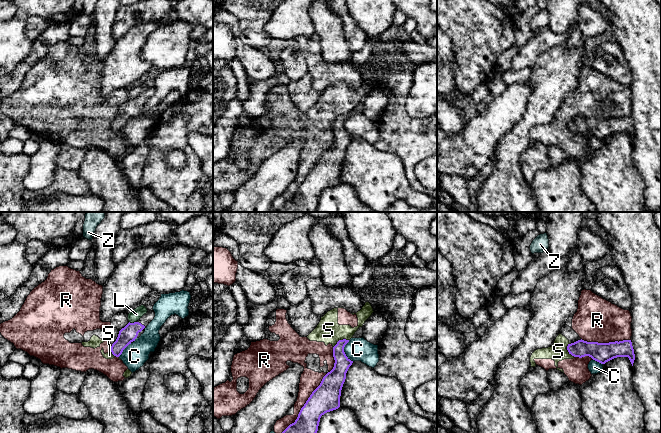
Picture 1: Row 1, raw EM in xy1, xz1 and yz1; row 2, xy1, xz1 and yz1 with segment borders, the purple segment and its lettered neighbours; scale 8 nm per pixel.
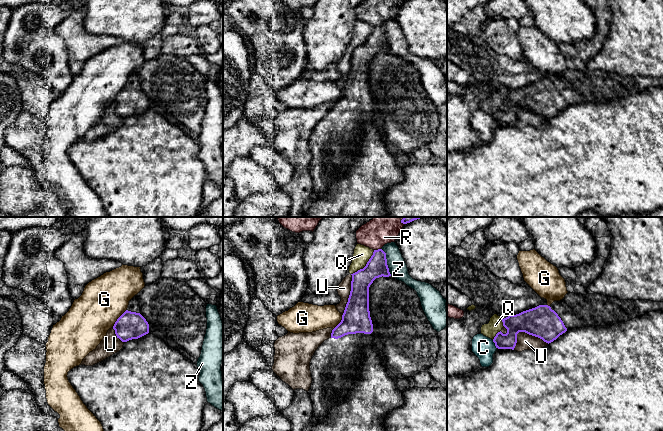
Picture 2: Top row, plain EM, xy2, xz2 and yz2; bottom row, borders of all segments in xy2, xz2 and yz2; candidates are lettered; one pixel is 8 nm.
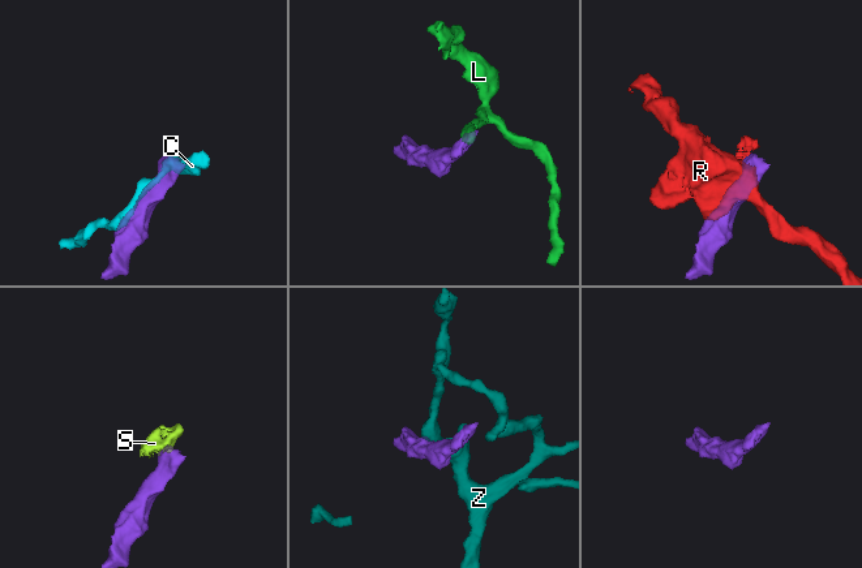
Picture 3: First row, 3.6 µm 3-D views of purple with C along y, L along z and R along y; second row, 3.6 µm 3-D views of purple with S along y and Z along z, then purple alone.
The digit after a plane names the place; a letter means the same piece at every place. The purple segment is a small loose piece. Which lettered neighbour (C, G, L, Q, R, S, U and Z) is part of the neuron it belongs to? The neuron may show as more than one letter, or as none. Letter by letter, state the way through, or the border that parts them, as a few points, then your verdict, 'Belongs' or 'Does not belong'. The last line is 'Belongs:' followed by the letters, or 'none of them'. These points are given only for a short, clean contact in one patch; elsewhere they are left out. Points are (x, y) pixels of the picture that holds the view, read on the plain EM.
C: Does not belong
G: Boundary: xy2 (126, 85), (112, 103). Does not belong
L: Boundary: xy1 (129, 97), (136, 98). Does not belong
Q: Boundary: xz2 (374, 26), (367, 39), (351, 50). Does not belong
R: Does not belong
S: Boundary: xz1 (348, 115), (340, 115), (333, 123). Does not belong
U: Does not belong
Z: Boundary: xz2 (381, 24), (385, 29), (386, 40), (391, 51). Does not belong
Belongs: none of them

